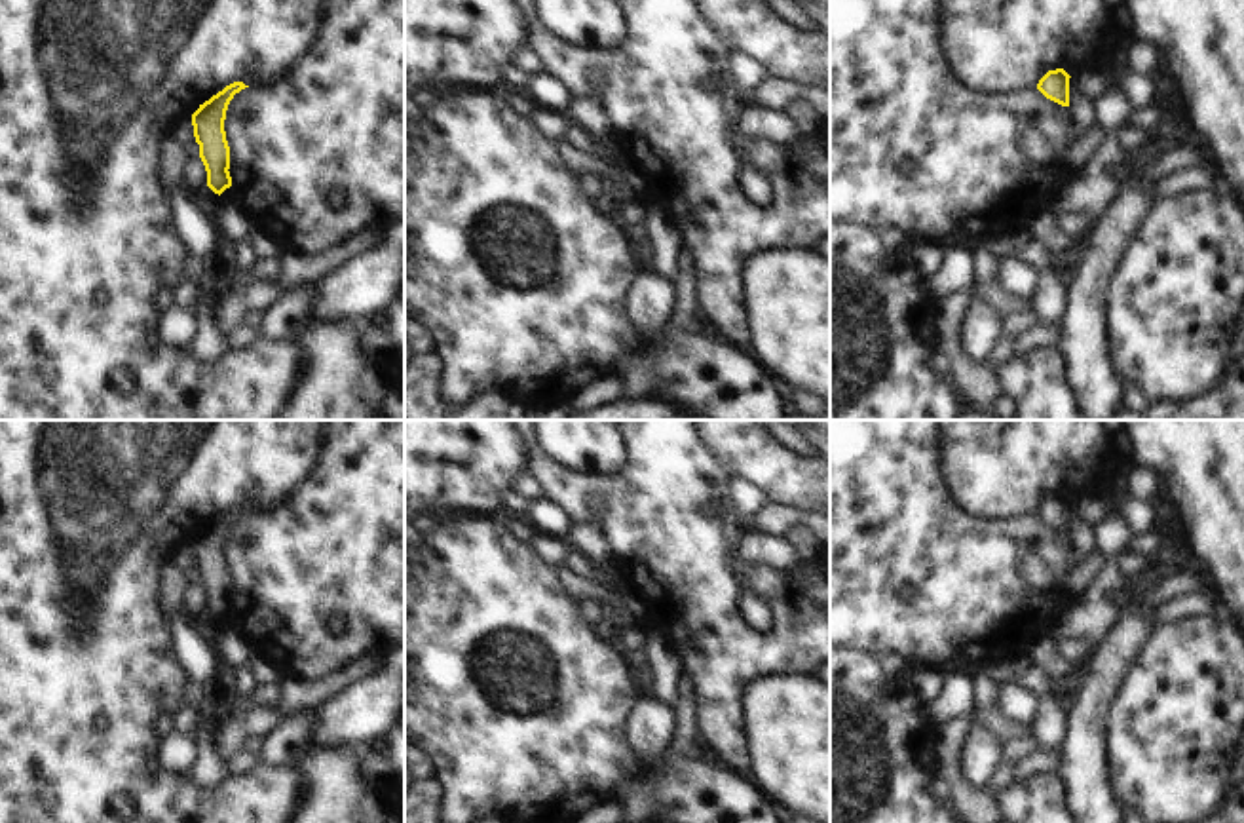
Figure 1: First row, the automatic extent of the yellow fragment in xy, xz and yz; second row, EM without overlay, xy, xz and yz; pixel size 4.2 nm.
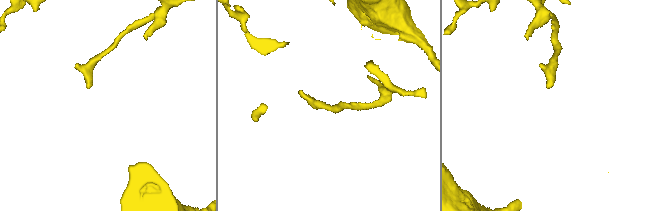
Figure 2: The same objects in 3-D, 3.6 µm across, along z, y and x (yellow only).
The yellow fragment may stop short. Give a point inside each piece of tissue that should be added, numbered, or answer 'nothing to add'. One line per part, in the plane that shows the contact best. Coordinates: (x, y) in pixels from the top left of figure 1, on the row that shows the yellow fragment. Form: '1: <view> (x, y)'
nothing to add

